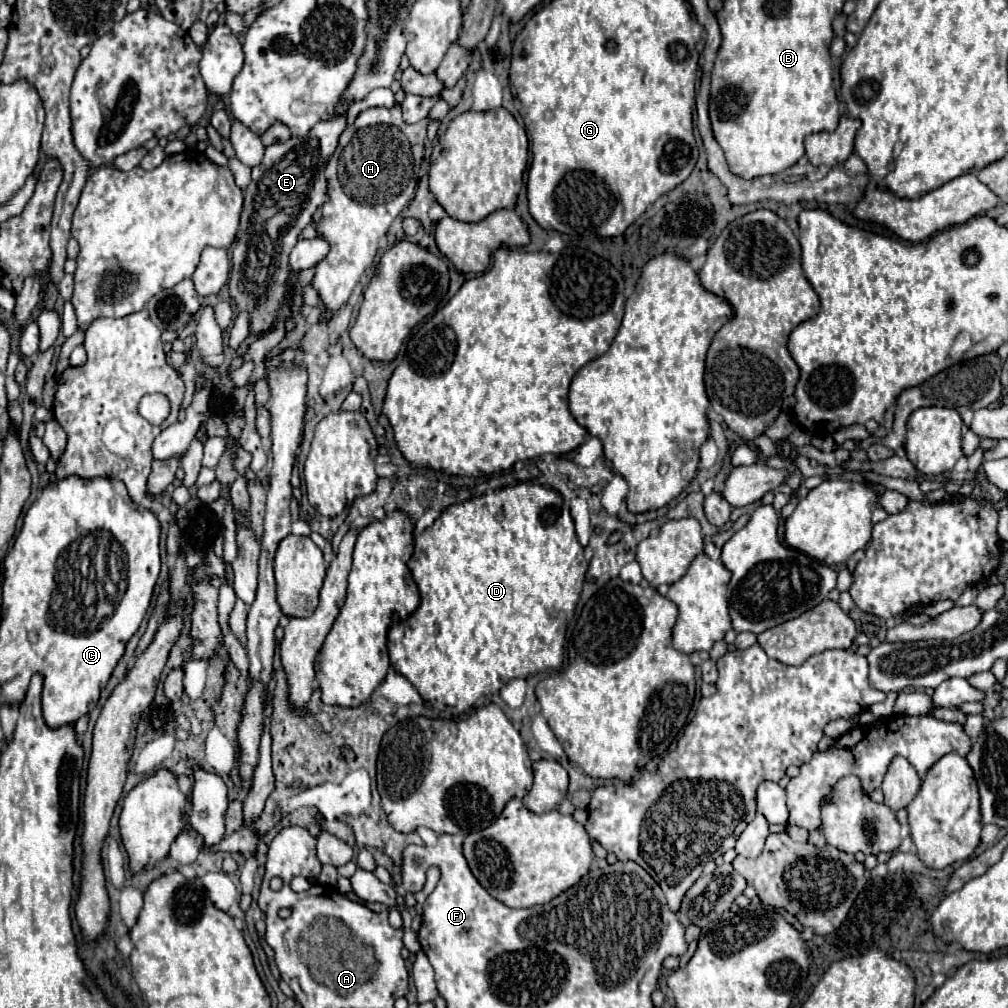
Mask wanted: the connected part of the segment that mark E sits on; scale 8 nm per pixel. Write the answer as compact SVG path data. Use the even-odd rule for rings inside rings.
M333 115L317 123L303 139L289 139L287 143L267 147L261 165L253 167L251 183L245 189L239 239L231 259L229 295L241 311L251 313L251 331L255 335L267 333L279 317L281 303L287 295L287 255L303 227L311 223L315 209L327 201L325 167L345 127L345 115Z

